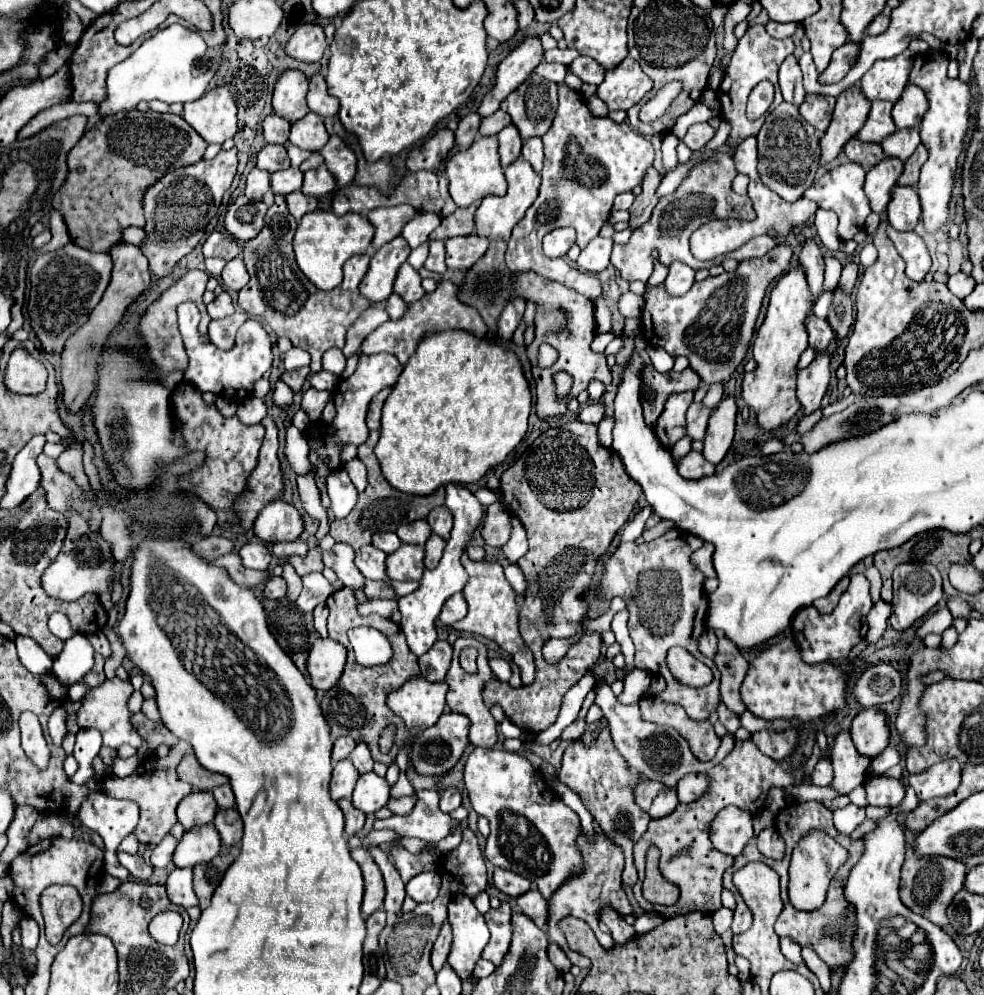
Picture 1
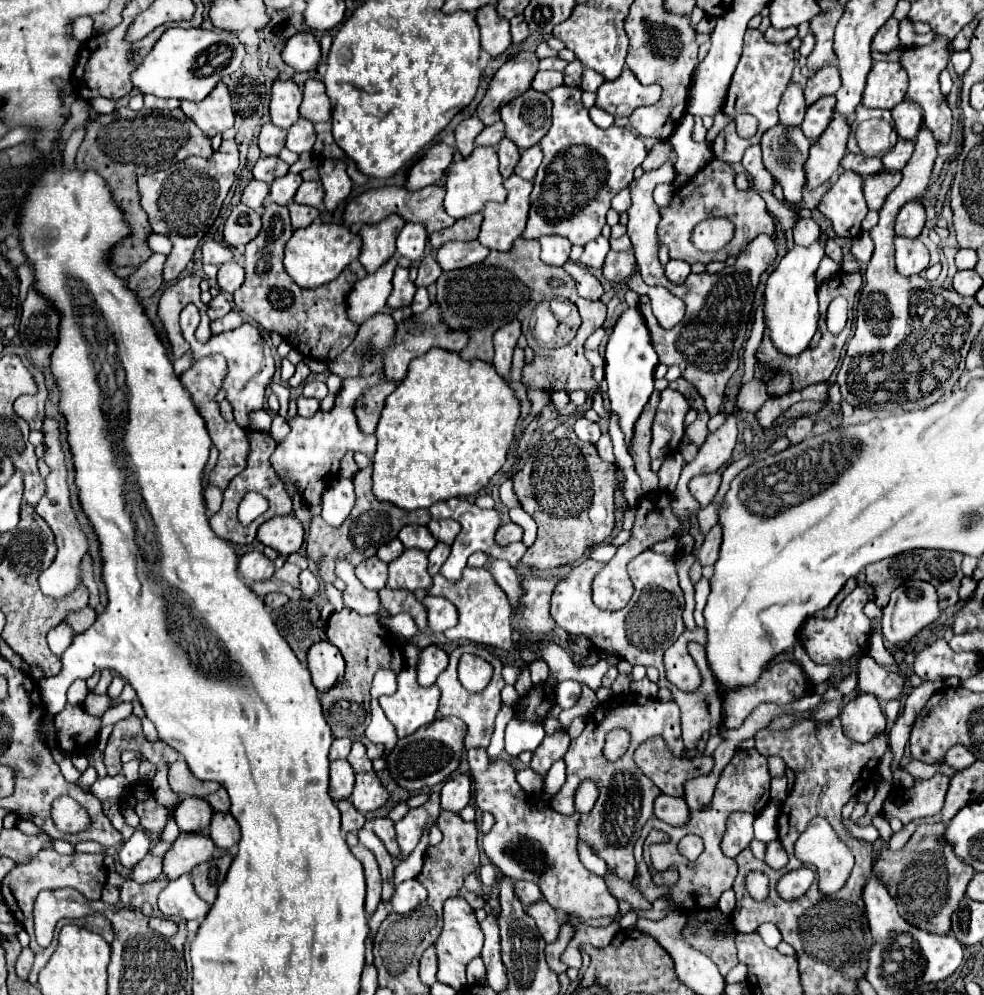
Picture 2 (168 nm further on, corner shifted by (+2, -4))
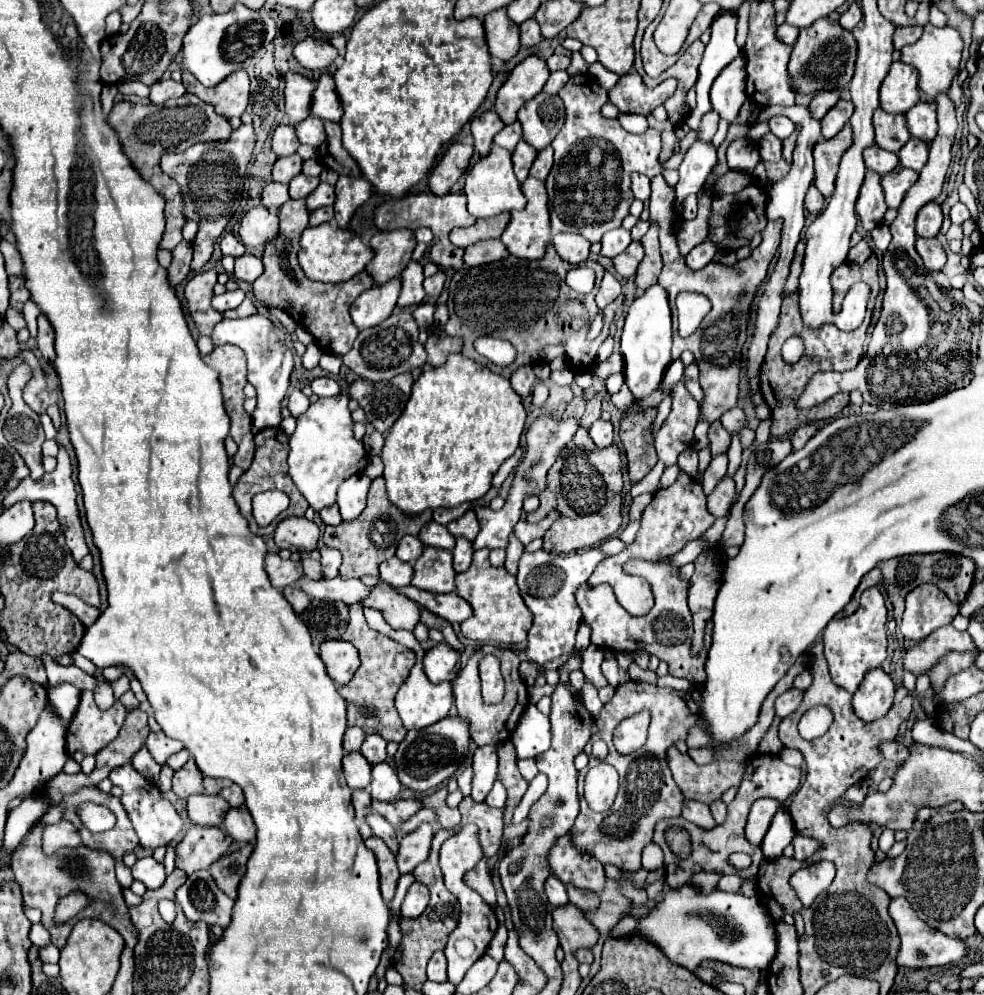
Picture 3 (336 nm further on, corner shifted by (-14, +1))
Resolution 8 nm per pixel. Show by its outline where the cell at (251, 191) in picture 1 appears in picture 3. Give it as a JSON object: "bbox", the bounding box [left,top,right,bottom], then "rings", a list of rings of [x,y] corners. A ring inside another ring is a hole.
{"bbox":[262,182,290,214],"rings":[[[270,182],[264,192],[262,192],[262,204],[272,212],[272,214],[278,214],[280,206],[290,200],[288,196],[288,186],[286,184],[278,184],[278,182]]]}

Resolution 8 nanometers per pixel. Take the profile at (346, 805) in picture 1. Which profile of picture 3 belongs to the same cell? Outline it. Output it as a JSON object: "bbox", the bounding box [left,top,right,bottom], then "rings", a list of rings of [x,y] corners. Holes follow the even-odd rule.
{"bbox":[352,790,372,820],"rings":[[[356,790],[356,792],[352,792],[352,804],[356,808],[356,818],[358,820],[364,820],[372,812],[370,802],[372,802],[372,798],[370,798],[368,790]]]}

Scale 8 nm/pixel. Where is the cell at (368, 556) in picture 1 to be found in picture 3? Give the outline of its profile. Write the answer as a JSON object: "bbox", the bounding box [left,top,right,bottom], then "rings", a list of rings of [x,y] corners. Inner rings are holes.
{"bbox":[380,556,412,588],"rings":[[[394,556],[380,564],[380,580],[390,582],[394,588],[408,586],[412,580],[412,564],[406,564]]]}

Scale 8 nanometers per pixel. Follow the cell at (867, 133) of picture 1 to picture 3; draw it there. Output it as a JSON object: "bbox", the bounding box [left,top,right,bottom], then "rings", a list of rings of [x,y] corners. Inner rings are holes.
{"bbox":[873,108,910,152],"rings":[[[876,108],[873,126],[875,143],[884,150],[898,152],[910,140],[904,114],[890,114],[890,112],[884,112],[882,108]]]}

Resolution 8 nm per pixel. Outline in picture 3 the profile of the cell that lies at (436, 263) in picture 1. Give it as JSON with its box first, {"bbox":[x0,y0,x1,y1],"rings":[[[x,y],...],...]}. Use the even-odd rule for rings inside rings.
{"bbox":[424,270,446,296],"rings":[[[438,270],[434,276],[426,278],[424,280],[424,290],[428,296],[438,296],[444,288],[444,282],[446,282],[446,272],[444,270]]]}

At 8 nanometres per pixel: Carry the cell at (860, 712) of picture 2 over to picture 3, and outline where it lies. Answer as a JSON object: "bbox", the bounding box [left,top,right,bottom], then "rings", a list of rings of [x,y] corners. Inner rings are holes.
{"bbox":[852,668,894,722],"rings":[[[882,668],[870,670],[860,684],[860,690],[856,690],[852,696],[856,716],[864,722],[876,722],[884,718],[894,704],[894,692],[894,682]]]}

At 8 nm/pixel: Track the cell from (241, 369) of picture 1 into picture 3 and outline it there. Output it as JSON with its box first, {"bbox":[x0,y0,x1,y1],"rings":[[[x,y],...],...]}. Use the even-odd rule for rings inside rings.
{"bbox":[212,314,292,430],"rings":[[[254,314],[248,318],[240,320],[222,320],[214,326],[212,332],[212,342],[214,346],[222,344],[234,344],[246,352],[248,358],[248,382],[256,388],[256,398],[258,406],[252,412],[252,426],[254,430],[264,430],[264,428],[276,428],[282,422],[280,414],[280,404],[288,392],[290,384],[290,372],[292,372],[292,352],[288,346],[282,342],[278,328],[264,316]]]}

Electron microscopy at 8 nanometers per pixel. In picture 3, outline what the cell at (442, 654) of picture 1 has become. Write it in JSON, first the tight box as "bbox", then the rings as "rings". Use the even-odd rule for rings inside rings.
{"bbox":[424,642,460,684],"rings":[[[440,642],[426,652],[424,670],[428,680],[434,684],[452,682],[460,670],[460,652],[456,652],[450,644]]]}

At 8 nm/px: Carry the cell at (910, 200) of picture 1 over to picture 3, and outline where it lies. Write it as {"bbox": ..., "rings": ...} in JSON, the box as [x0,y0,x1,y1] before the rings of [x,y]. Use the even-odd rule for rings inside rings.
{"bbox":[916,202,944,238],"rings":[[[936,202],[924,204],[924,208],[918,212],[918,218],[916,218],[916,234],[924,238],[934,238],[940,232],[942,220],[944,220],[944,214],[940,204]]]}

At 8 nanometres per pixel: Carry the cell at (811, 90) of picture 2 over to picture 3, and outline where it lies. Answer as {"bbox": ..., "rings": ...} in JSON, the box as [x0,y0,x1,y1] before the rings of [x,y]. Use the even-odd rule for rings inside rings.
{"bbox":[810,90,840,120],"rings":[[[820,90],[816,92],[816,96],[810,102],[810,110],[812,116],[822,120],[822,116],[840,100],[840,90]]]}

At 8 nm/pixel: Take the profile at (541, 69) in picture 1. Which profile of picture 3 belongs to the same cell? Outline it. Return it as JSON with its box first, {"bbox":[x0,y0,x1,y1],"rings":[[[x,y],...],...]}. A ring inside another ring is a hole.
{"bbox":[544,72,568,94],"rings":[[[552,72],[550,74],[550,78],[548,78],[548,82],[546,82],[546,86],[544,86],[544,92],[548,92],[548,94],[556,94],[566,82],[568,82],[568,72]]]}

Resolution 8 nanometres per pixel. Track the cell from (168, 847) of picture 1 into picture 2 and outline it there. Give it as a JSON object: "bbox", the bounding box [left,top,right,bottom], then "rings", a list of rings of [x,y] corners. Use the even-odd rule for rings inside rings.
{"bbox":[128,855,162,885],"rings":[[[146,855],[140,863],[136,863],[136,867],[130,869],[128,879],[144,885],[144,883],[150,883],[150,881],[158,879],[160,875],[162,875],[162,857]]]}

